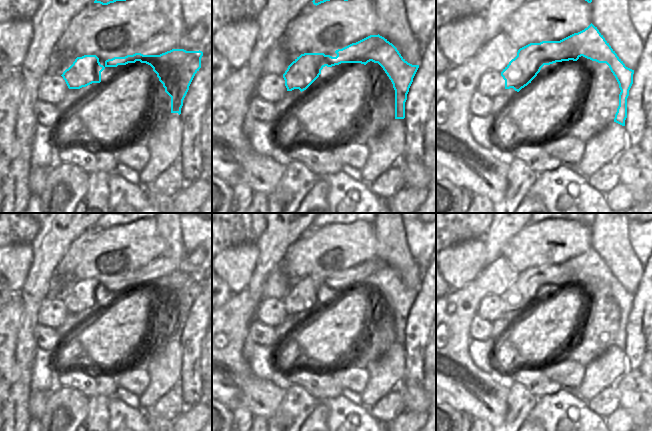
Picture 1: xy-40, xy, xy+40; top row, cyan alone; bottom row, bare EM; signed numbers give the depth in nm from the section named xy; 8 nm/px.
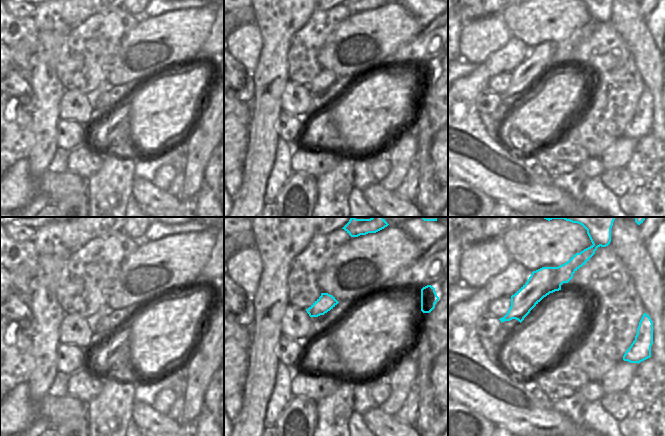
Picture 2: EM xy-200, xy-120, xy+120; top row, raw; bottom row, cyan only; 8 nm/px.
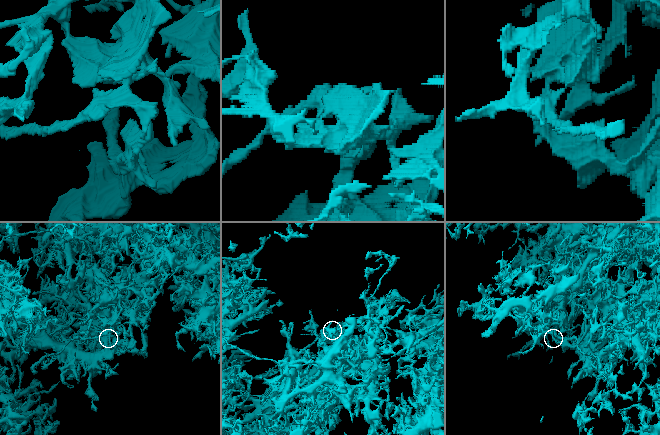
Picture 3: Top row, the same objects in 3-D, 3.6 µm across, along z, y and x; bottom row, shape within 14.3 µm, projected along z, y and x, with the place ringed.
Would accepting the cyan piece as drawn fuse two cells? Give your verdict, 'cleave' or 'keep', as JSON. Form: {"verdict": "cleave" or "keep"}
{"verdict": "cleave"}

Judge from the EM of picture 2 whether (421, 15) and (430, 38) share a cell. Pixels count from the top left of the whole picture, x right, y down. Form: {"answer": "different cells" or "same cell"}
{"answer": "different cells"}

